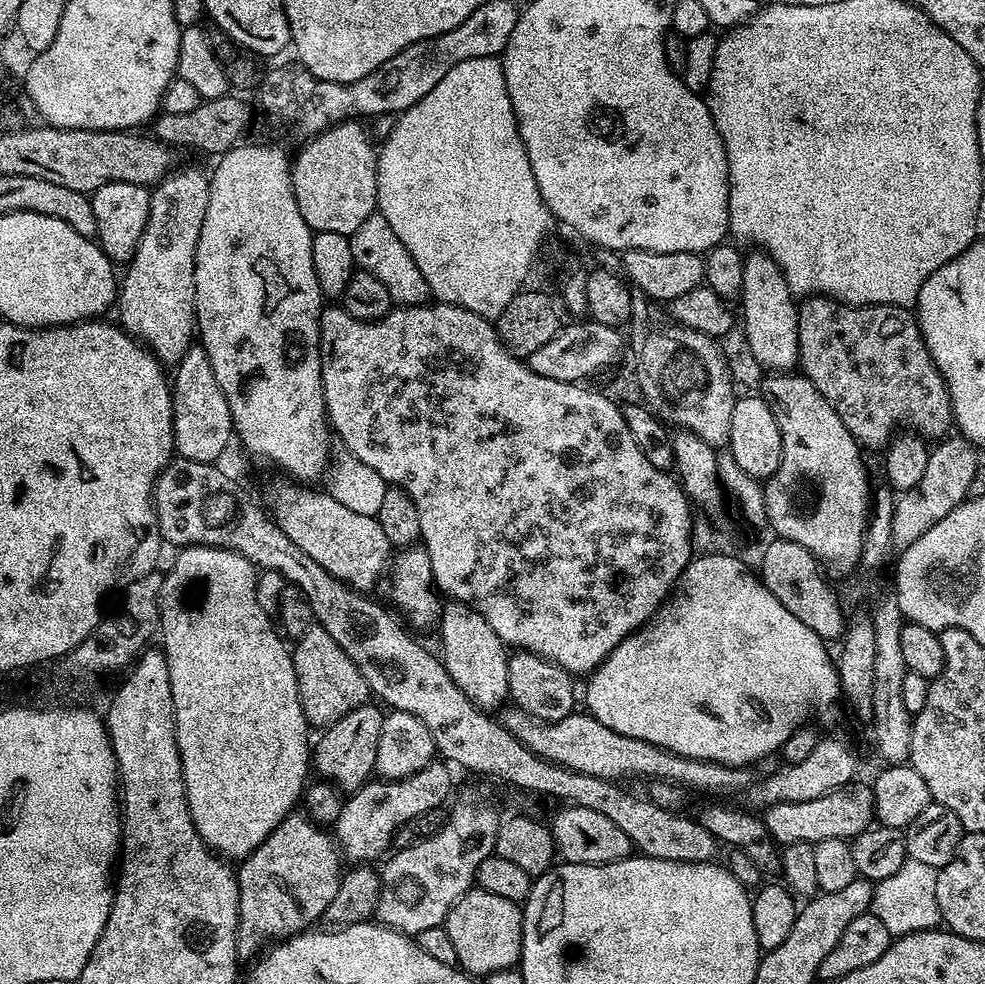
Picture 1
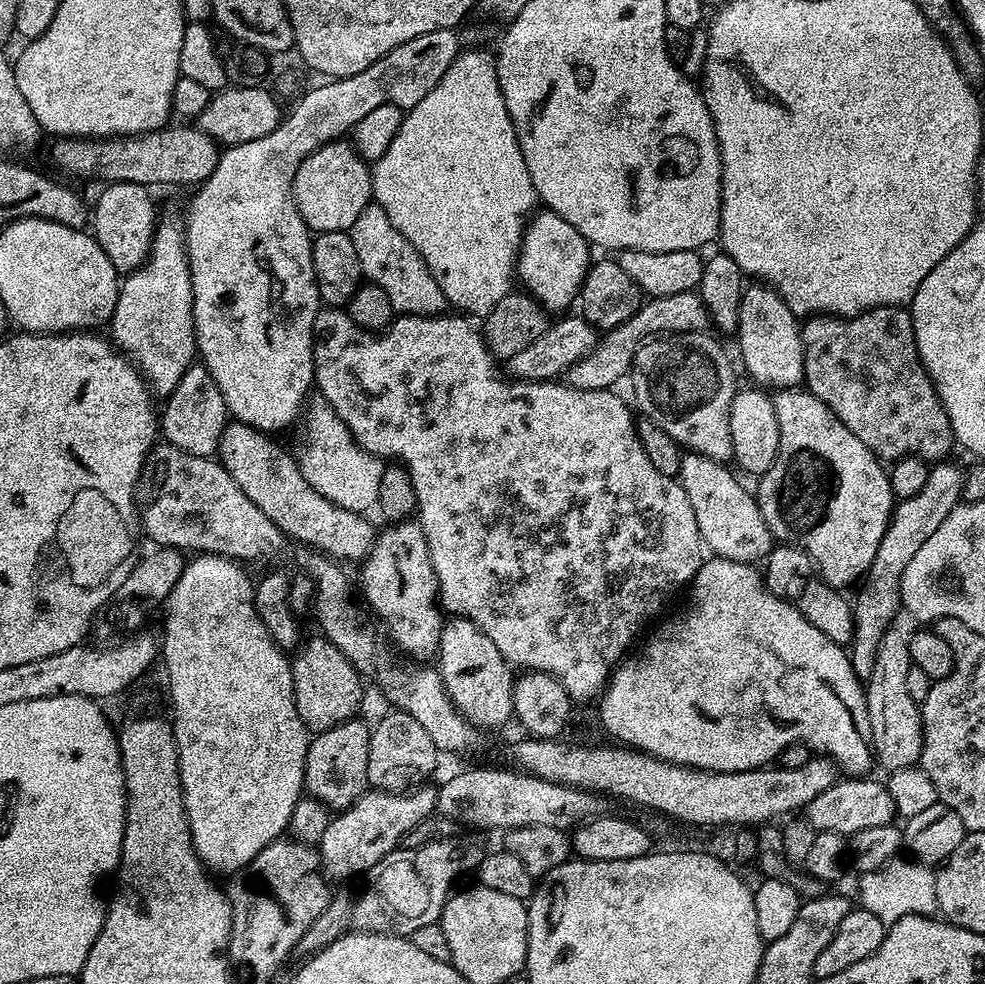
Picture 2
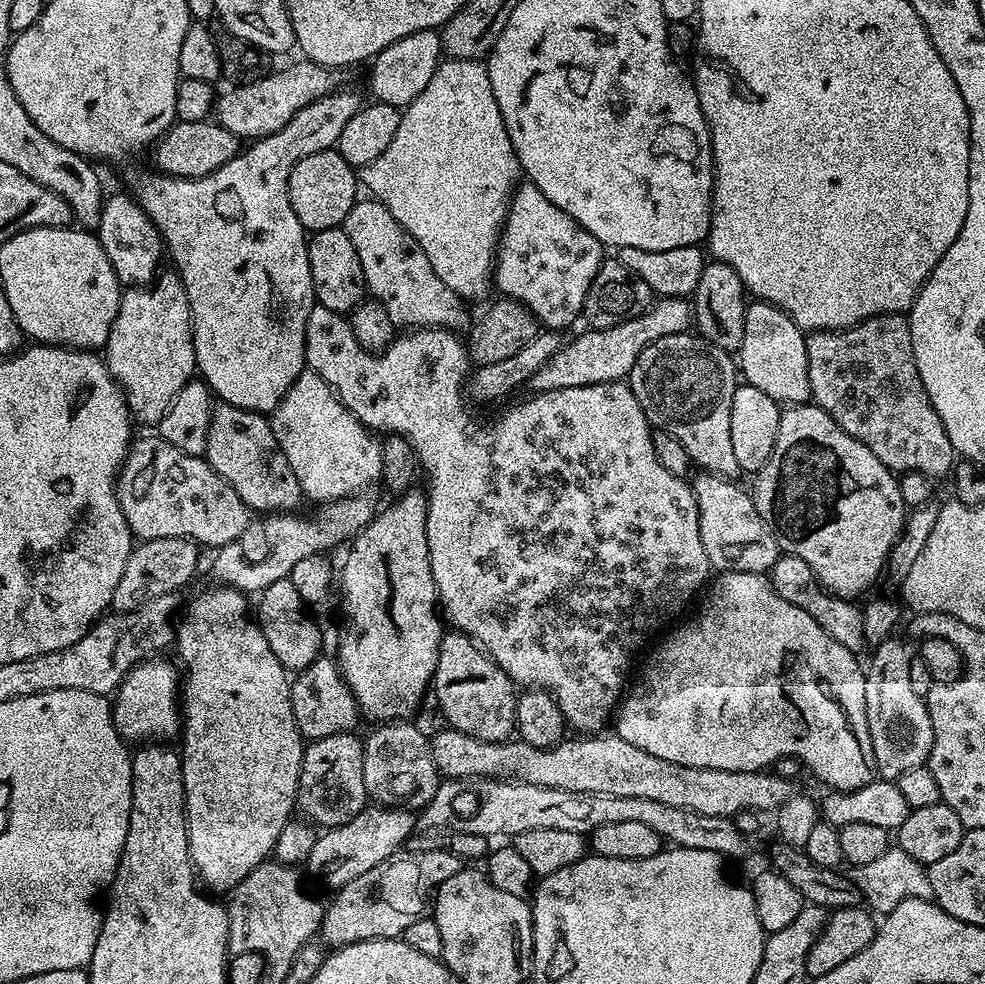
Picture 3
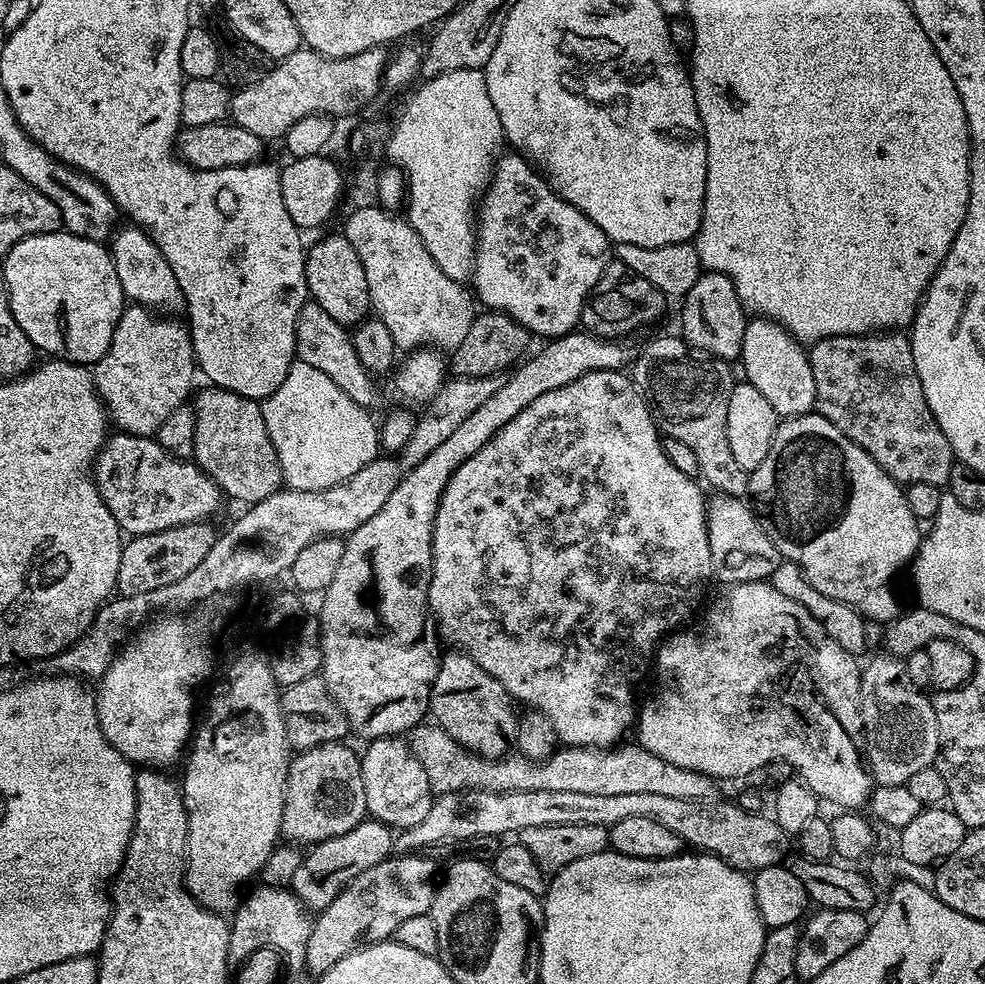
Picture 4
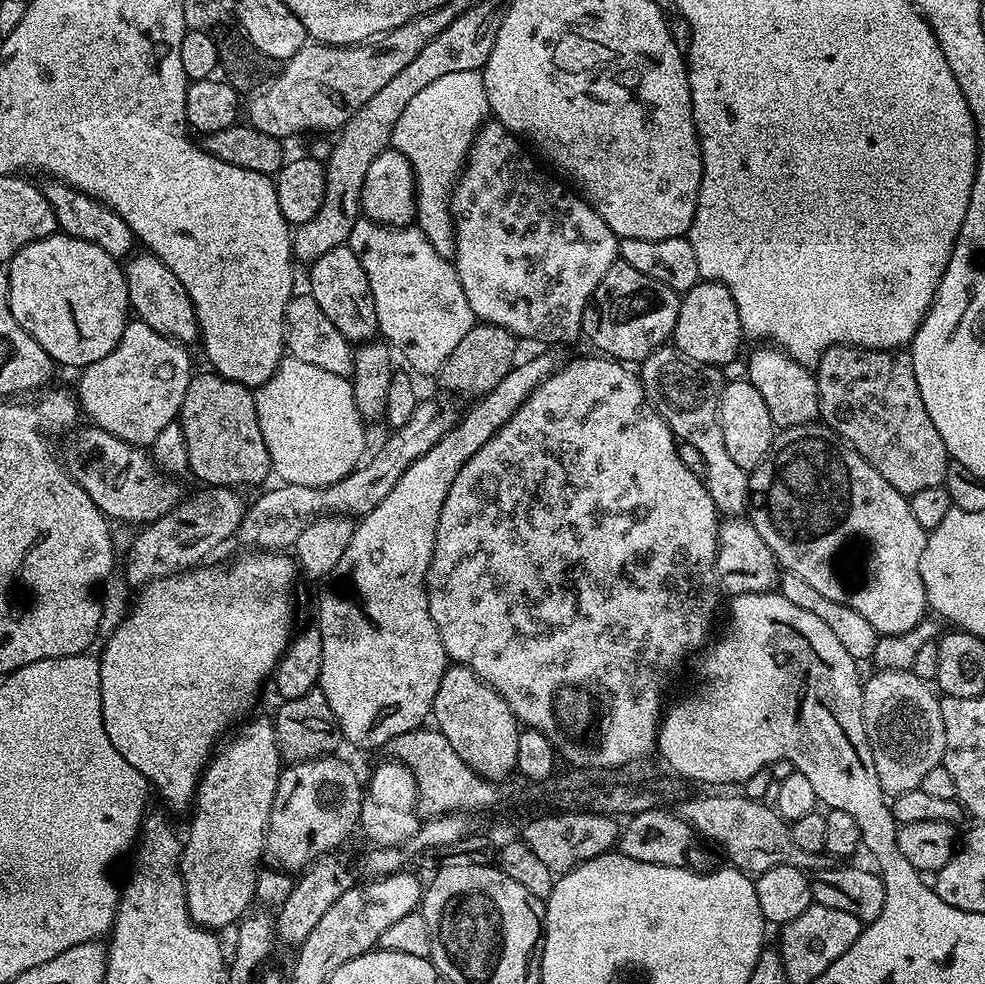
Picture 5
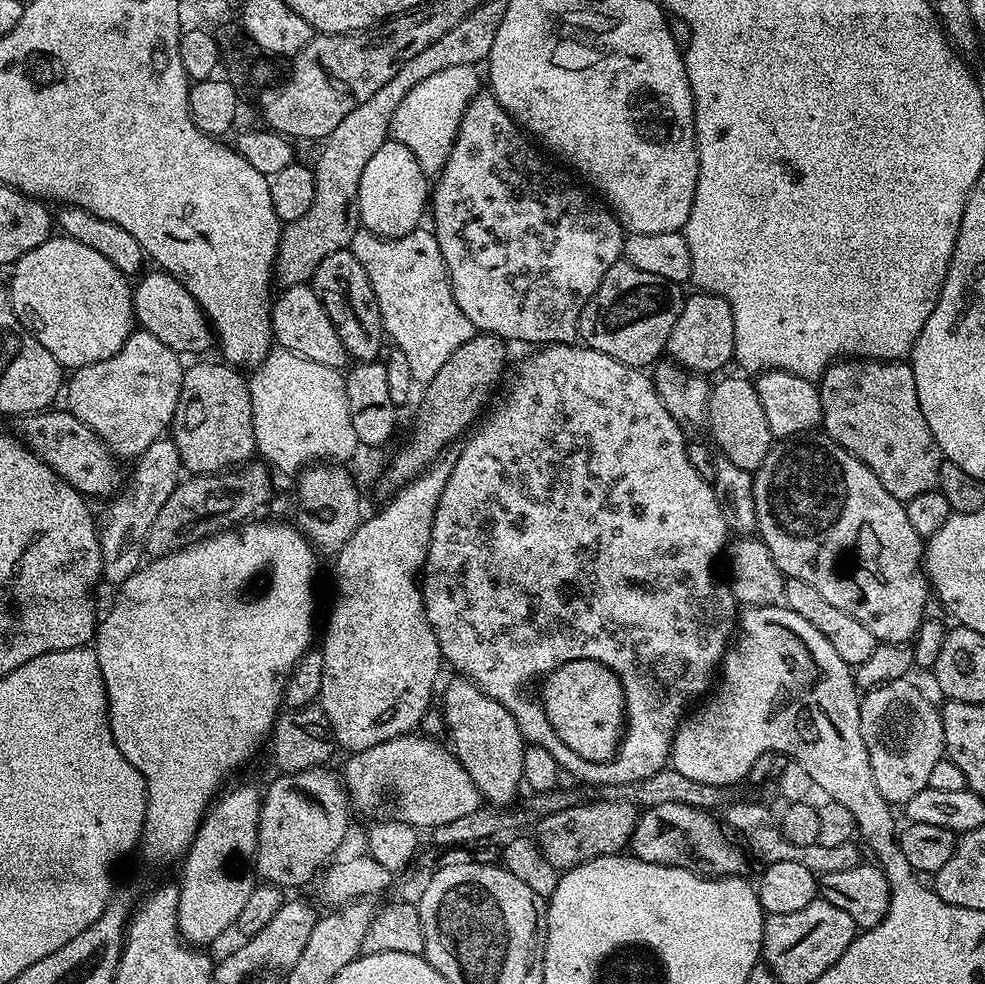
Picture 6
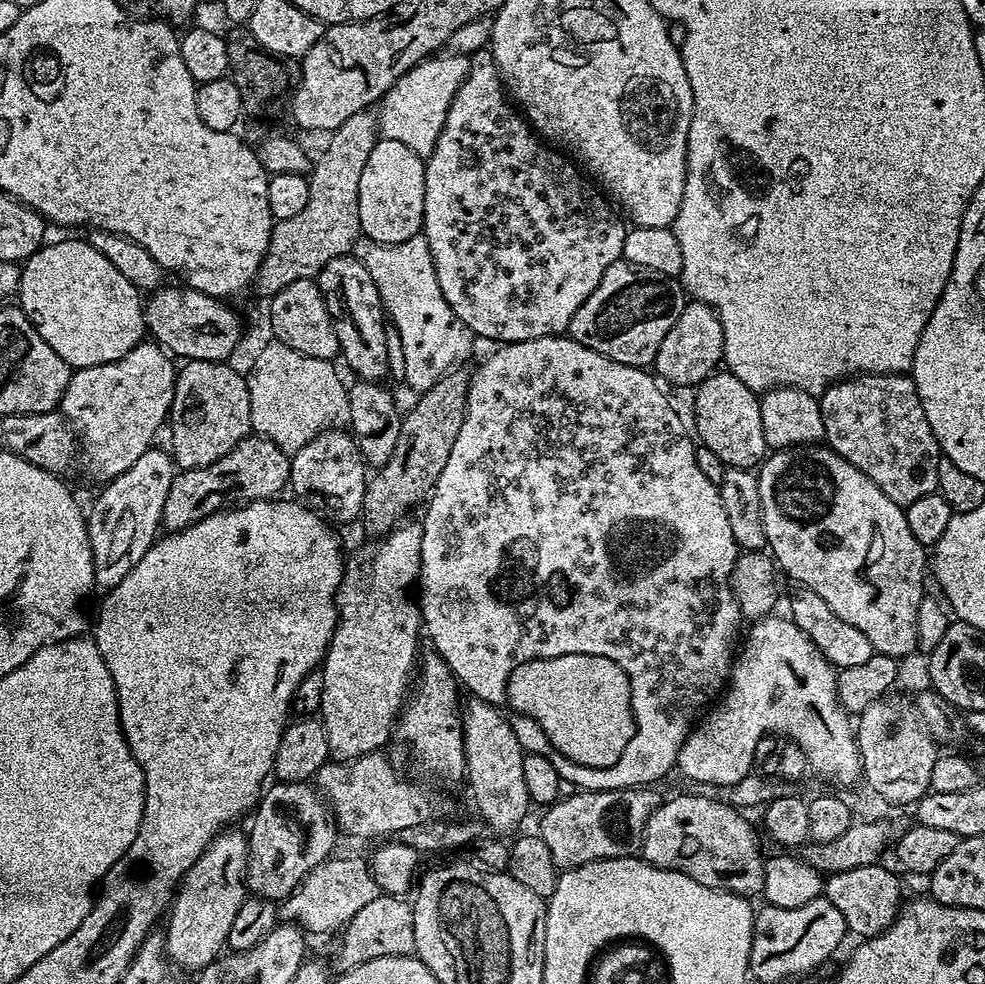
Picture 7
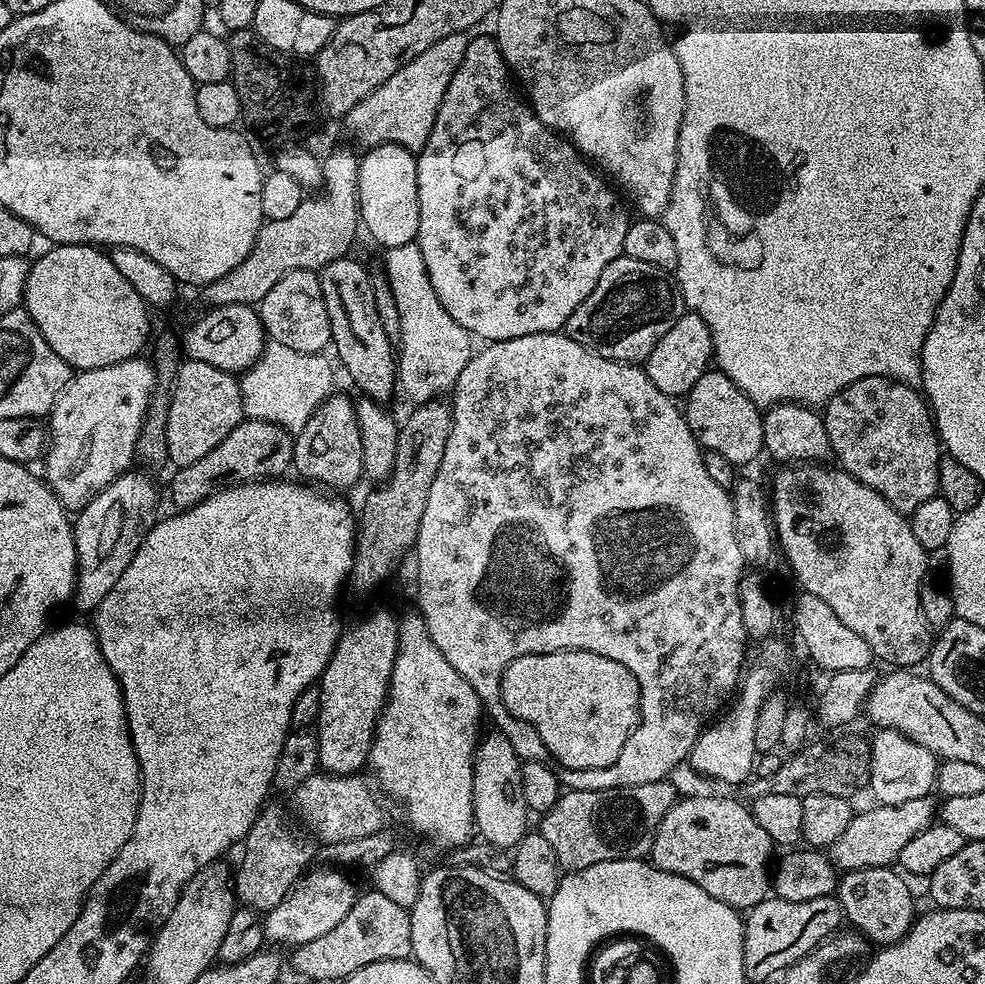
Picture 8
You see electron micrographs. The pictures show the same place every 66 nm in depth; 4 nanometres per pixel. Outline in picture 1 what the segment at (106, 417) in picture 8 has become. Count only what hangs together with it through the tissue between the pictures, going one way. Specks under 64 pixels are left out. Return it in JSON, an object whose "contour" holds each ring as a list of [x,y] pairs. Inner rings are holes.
{"contour":[[[200,168],[169,171],[150,192],[146,230],[118,288],[118,323],[124,331],[150,346],[156,359],[175,366],[194,343],[196,328],[196,243],[208,205],[210,176]]]}

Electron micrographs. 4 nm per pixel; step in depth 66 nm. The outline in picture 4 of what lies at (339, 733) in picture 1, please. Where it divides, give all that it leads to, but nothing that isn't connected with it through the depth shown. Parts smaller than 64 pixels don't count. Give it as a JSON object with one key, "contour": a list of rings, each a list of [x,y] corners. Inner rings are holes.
{"contour":[[[347,743],[323,744],[322,746],[314,746],[313,748],[305,748],[293,759],[290,770],[288,771],[288,789],[286,790],[286,798],[282,806],[282,822],[280,830],[283,839],[288,842],[295,842],[300,846],[311,846],[320,843],[326,838],[334,838],[338,834],[346,834],[346,830],[354,830],[354,826],[361,824],[368,816],[368,807],[366,806],[366,790],[362,790],[362,770],[360,769],[360,756],[352,748],[347,748]]]}

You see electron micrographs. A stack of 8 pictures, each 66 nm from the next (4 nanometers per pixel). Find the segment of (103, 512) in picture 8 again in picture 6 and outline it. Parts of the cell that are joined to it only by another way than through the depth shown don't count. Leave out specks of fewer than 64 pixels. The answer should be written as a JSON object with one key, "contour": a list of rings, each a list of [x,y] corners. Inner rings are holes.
{"contour":[[[170,438],[150,442],[135,464],[136,469],[130,472],[122,491],[105,503],[108,505],[104,508],[104,517],[101,515],[98,520],[104,567],[102,576],[112,586],[123,584],[126,578],[133,576],[142,567],[150,526],[154,518],[158,518],[158,510],[162,510],[166,498],[174,494],[182,479],[178,446]]]}

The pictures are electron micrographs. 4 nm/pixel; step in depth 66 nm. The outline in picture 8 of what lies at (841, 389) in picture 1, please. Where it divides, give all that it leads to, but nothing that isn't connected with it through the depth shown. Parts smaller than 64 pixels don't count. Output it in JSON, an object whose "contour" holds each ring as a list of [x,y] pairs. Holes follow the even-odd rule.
{"contour":[[[867,376],[834,394],[834,398],[823,405],[822,415],[826,438],[830,438],[831,455],[840,459],[837,460],[839,467],[858,482],[870,486],[870,490],[882,494],[894,510],[910,514],[918,510],[922,502],[938,495],[942,445],[929,405],[913,385],[903,384],[890,376]]]}

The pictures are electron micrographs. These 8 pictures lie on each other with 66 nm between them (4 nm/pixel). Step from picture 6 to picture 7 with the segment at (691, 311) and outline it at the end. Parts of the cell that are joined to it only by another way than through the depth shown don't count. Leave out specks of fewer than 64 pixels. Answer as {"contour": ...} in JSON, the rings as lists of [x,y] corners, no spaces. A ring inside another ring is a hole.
{"contour":[[[692,300],[685,303],[678,322],[670,326],[670,334],[662,338],[662,346],[658,346],[654,372],[665,385],[677,384],[680,388],[691,389],[717,371],[721,367],[723,358],[724,339],[722,322],[718,314],[701,300]]]}

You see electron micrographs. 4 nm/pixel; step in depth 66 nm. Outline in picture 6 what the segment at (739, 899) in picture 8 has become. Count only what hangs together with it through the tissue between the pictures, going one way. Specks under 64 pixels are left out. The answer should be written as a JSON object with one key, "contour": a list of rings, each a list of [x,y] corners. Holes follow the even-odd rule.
{"contour":[[[666,802],[666,806],[643,809],[636,818],[631,855],[642,862],[684,868],[687,872],[709,878],[740,876],[746,861],[745,853],[741,845],[725,831],[721,821],[717,817],[716,821],[712,816],[715,815],[711,811],[678,802]]]}

